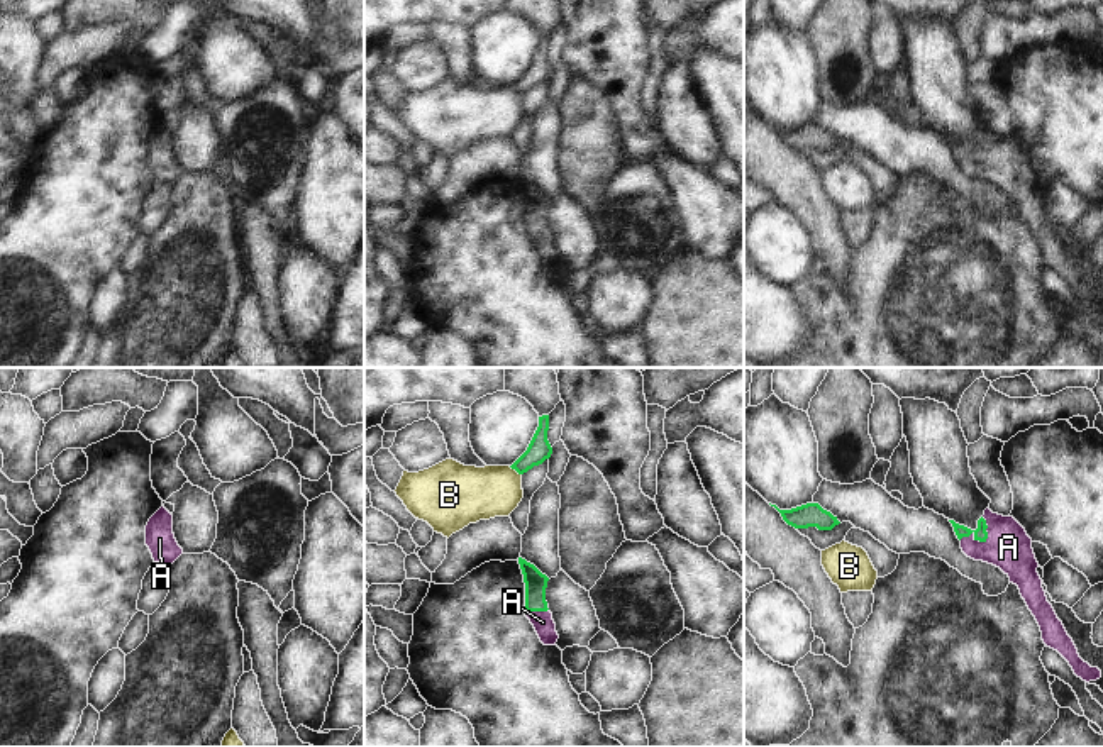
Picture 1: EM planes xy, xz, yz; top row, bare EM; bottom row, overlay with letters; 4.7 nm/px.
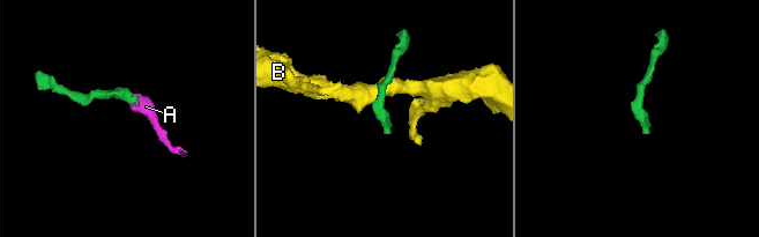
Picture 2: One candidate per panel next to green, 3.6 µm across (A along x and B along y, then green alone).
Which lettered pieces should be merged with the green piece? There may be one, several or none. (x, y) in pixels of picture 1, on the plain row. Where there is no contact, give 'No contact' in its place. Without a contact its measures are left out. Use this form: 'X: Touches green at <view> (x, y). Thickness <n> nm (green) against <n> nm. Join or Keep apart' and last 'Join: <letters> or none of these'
A: Touches green at yz (981, 161). Thickness 60 nm (green) against 220 nm. Join
B: Touches green at xz (515, 90). Thickness 120 nm (green) against 260 nm. Keep apart
Join: A

